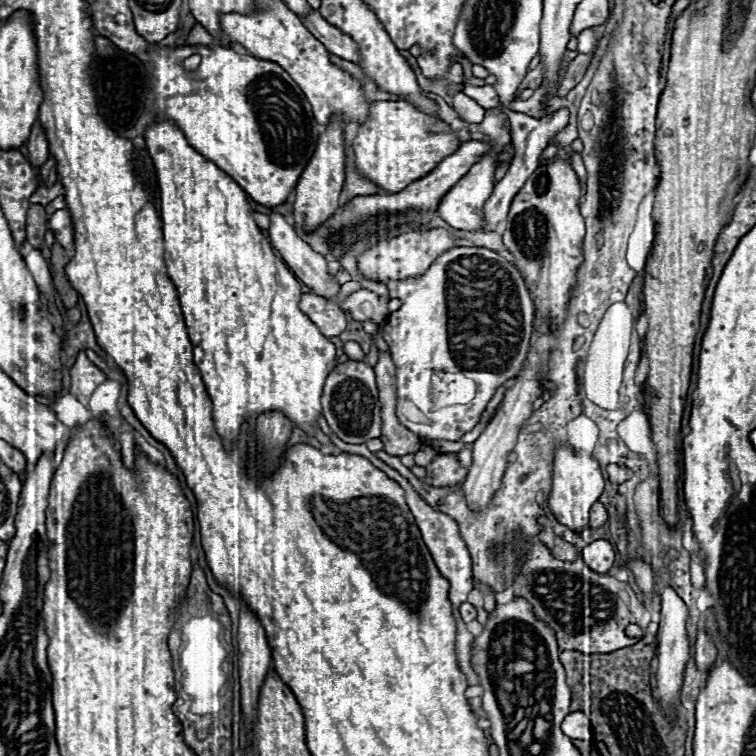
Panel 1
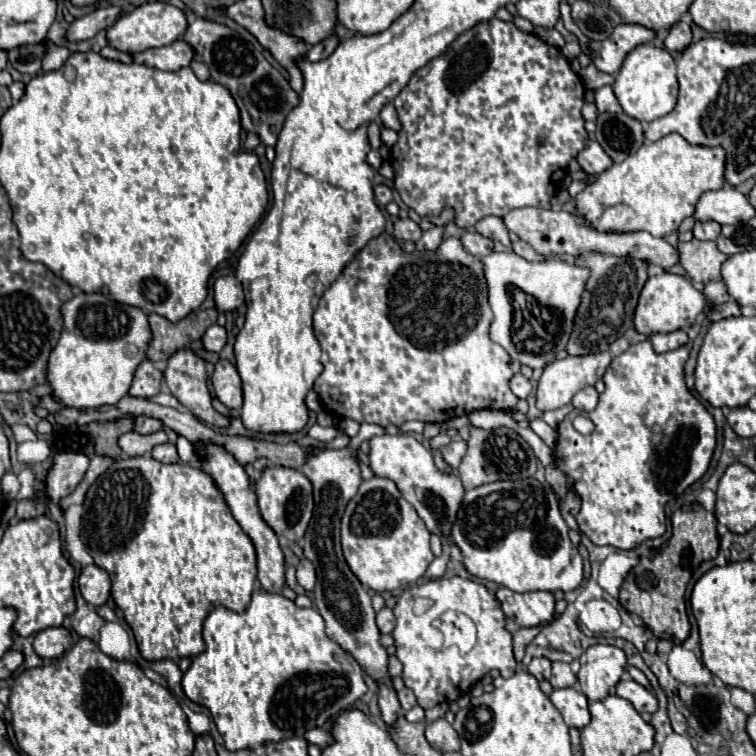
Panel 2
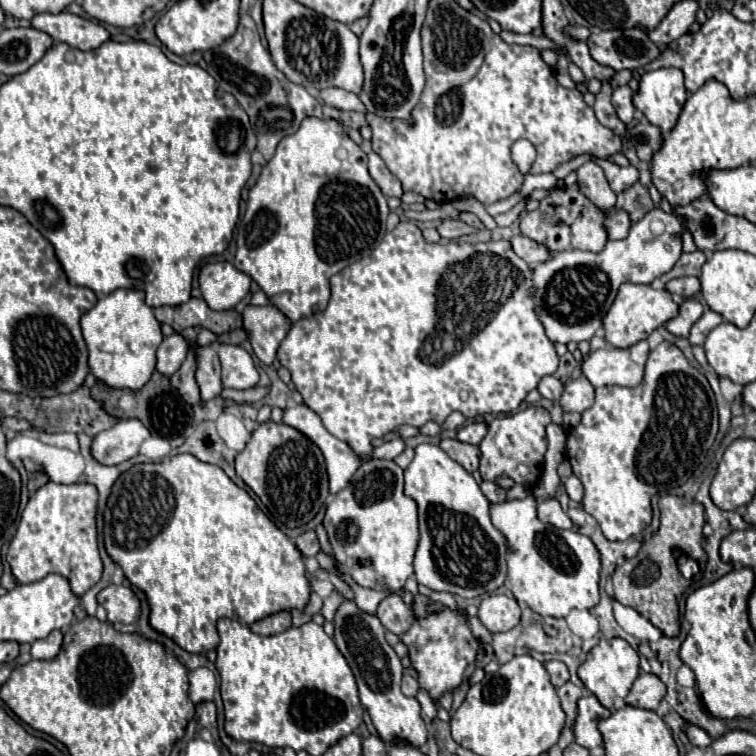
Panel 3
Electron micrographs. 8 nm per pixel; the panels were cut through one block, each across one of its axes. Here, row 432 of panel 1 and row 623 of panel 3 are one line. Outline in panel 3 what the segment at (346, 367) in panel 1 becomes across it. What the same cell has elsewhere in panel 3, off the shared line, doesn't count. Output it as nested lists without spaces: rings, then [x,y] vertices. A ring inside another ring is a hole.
[[[344,602],[334,618],[334,642],[338,650],[348,660],[350,668],[354,670],[360,702],[370,712],[370,718],[384,742],[392,742],[394,738],[402,738],[412,746],[420,748],[428,740],[428,728],[420,718],[420,704],[416,698],[404,696],[400,690],[402,678],[402,664],[396,656],[394,648],[384,638],[384,626],[376,616],[362,612],[354,602]]]

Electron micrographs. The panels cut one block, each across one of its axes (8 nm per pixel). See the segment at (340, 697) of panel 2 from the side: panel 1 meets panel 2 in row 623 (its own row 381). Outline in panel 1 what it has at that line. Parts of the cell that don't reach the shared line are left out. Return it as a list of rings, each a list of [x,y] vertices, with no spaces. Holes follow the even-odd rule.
[[[172,120],[148,124],[144,140],[158,176],[166,270],[178,292],[188,338],[194,346],[194,364],[200,368],[212,398],[214,424],[224,446],[234,446],[246,418],[256,418],[266,410],[286,414],[294,426],[306,430],[308,436],[314,436],[324,378],[332,372],[332,366],[336,366],[336,346],[322,336],[298,308],[302,284],[276,250],[272,250],[268,236],[254,222],[252,206],[244,190],[212,162],[204,160]]]

